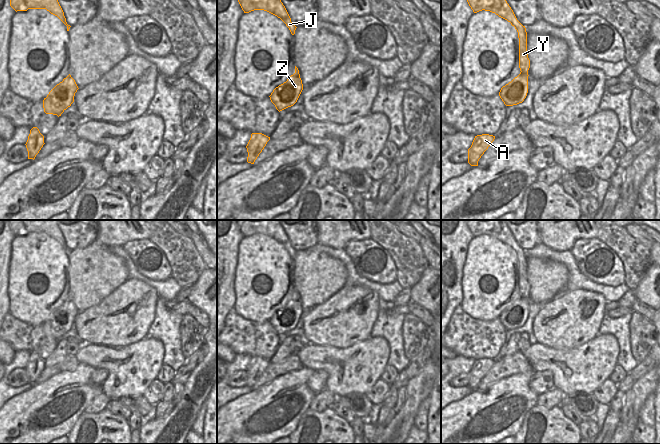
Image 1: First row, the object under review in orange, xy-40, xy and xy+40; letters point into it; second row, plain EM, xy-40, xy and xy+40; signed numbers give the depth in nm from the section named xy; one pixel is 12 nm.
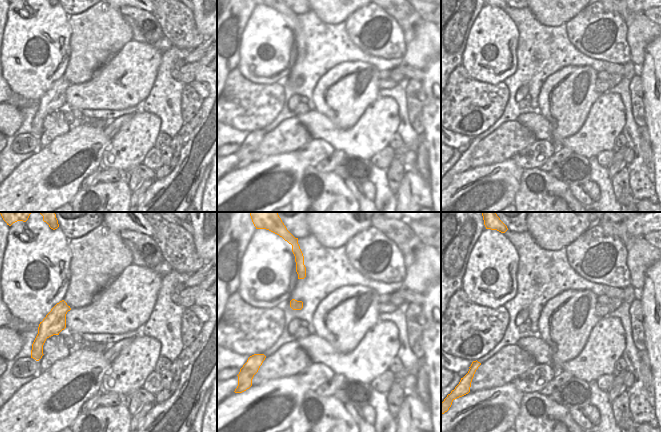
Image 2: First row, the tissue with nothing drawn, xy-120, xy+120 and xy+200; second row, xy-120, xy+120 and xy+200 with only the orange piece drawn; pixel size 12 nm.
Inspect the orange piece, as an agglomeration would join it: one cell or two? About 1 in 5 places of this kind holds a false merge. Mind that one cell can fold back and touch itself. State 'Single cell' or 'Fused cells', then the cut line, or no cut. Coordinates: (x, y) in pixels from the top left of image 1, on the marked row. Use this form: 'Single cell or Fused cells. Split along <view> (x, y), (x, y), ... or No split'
Single cell. No split

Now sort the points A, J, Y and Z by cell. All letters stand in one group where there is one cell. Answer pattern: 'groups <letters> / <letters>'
groups A J Y Z

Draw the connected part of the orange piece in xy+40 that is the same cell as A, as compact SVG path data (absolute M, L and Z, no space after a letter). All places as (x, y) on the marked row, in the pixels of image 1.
M482 134L475 136L471 147L468 149L468 163L471 166L478 166L478 161L484 152L494 141L495 136Z

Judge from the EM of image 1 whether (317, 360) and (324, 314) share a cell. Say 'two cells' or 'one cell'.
two cells

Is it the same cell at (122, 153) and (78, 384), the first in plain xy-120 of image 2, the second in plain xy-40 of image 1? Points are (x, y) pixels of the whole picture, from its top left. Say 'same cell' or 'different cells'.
different cells

